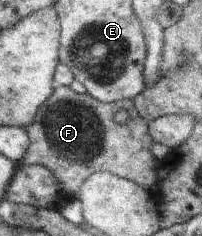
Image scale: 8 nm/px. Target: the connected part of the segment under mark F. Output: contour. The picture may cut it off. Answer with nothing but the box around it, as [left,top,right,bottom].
[18,86,158,193]

